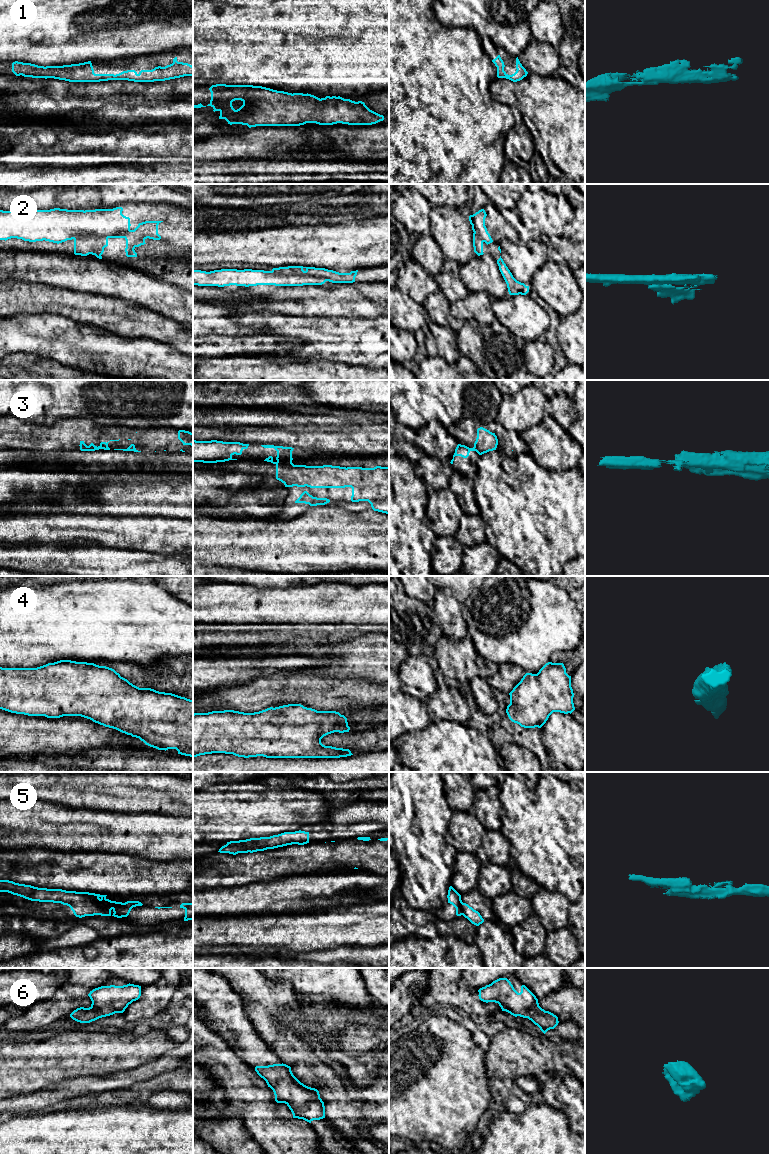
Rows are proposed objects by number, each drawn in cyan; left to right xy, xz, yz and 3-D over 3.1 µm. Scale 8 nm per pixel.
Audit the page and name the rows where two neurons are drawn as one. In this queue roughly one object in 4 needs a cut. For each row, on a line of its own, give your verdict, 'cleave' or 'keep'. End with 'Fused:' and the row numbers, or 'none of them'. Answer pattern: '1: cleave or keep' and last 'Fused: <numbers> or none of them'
1: keep
2: cleave
3: cleave
4: keep
5: cleave
6: keep
Fused: 2, 3, 5

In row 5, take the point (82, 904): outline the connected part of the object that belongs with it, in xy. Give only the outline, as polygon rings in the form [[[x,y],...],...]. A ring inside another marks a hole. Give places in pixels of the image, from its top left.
[[[0,880],[0,892],[8,892],[31,901],[61,903],[69,906],[79,918],[94,915],[111,916],[111,906],[102,903],[103,899],[109,900],[107,895],[103,897],[89,892],[38,888],[9,880]]]

